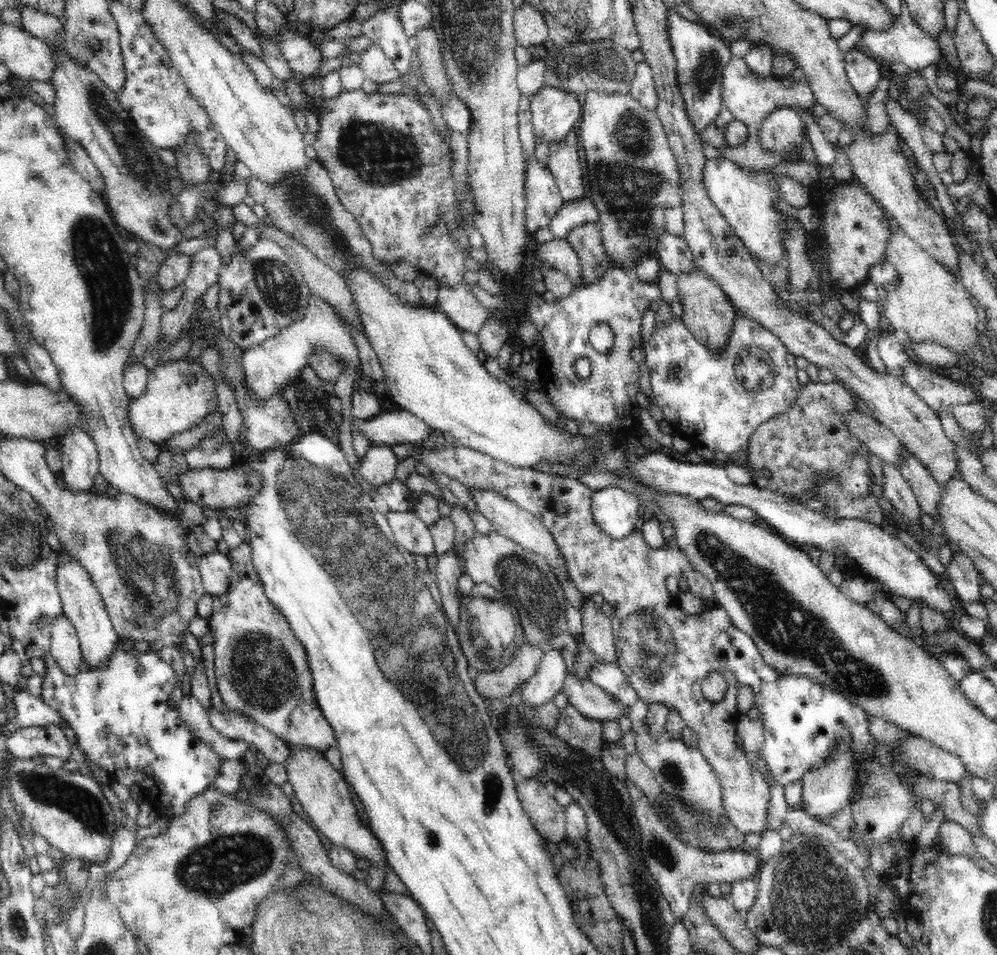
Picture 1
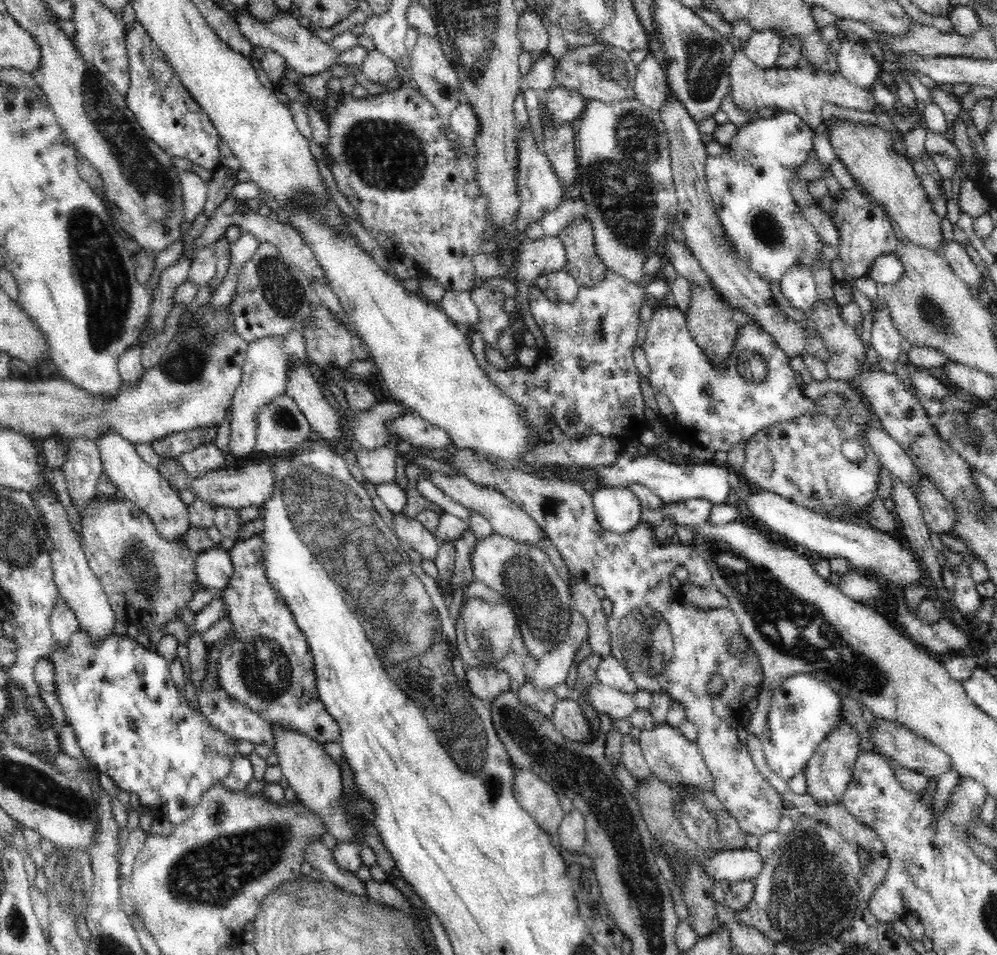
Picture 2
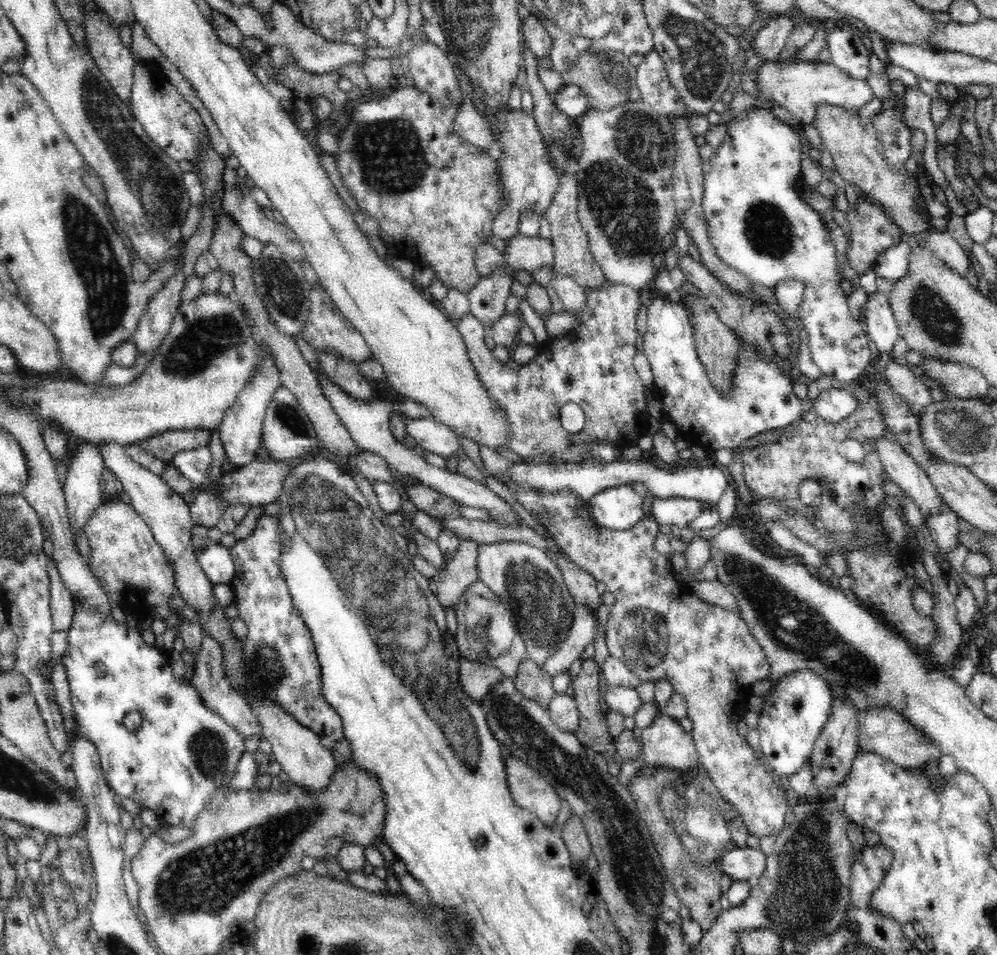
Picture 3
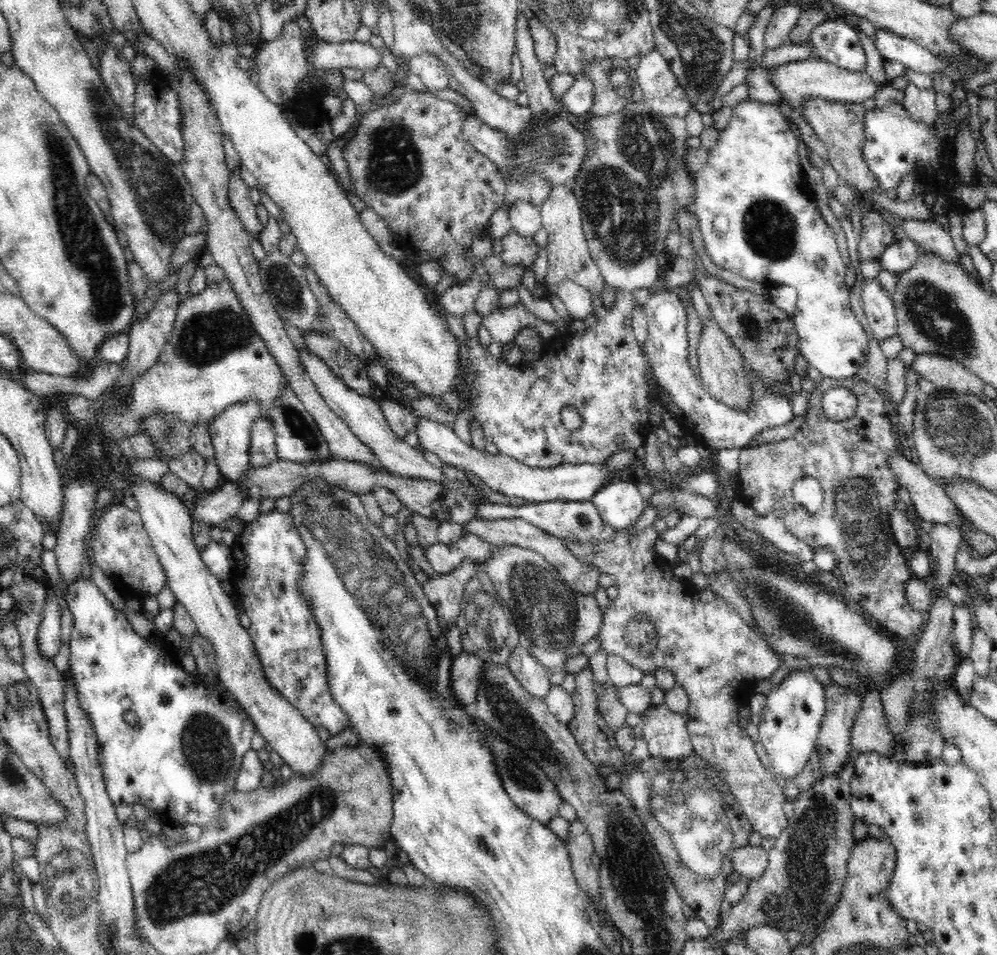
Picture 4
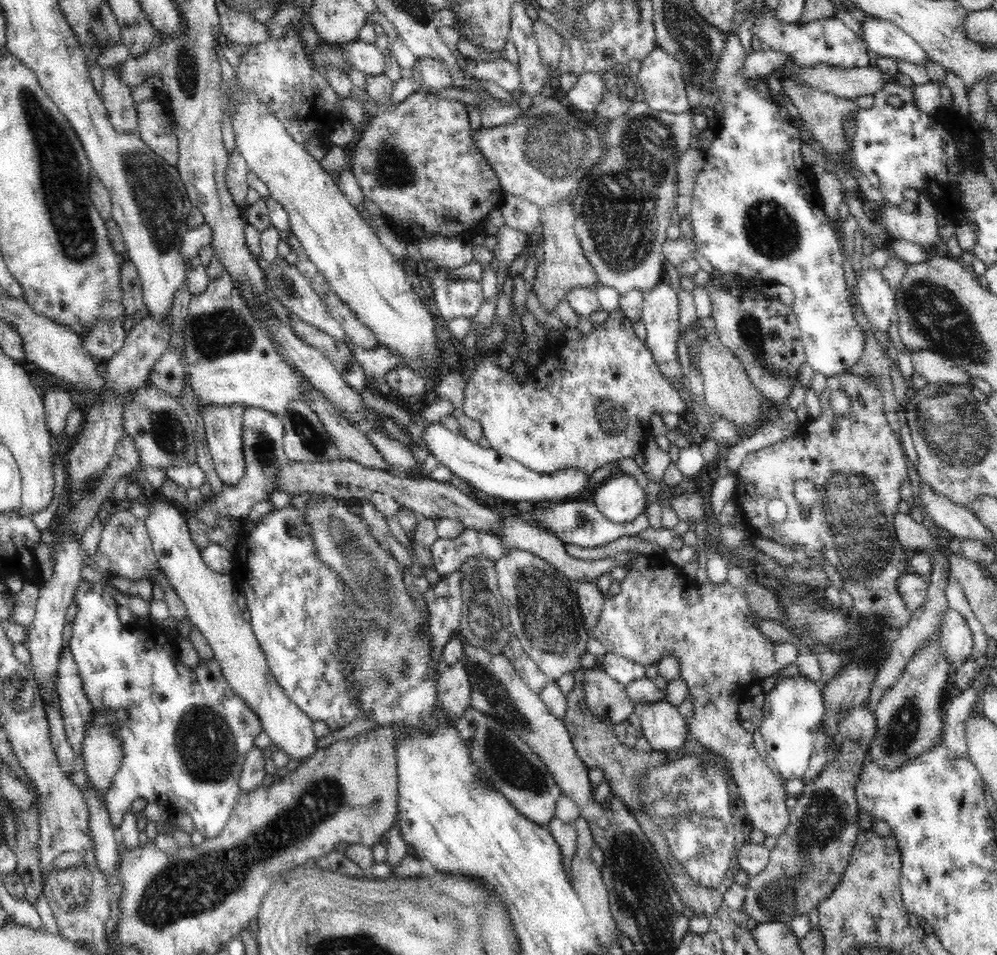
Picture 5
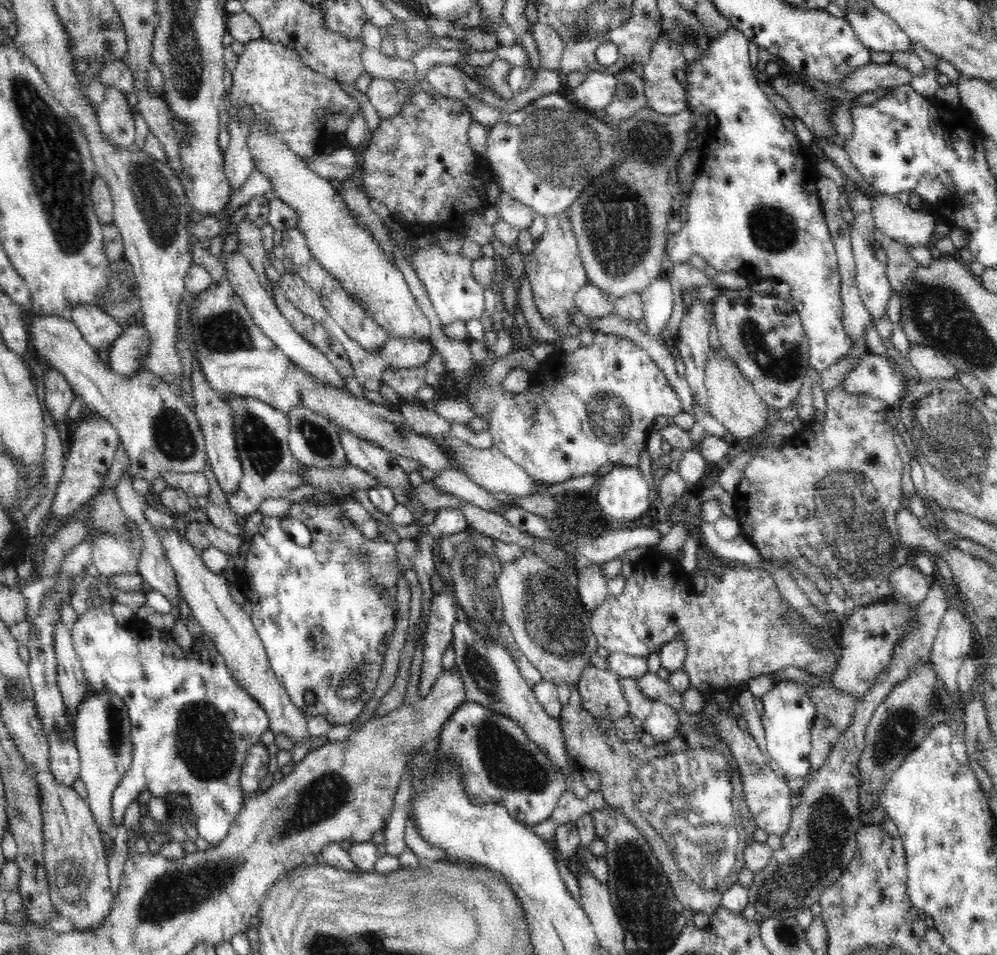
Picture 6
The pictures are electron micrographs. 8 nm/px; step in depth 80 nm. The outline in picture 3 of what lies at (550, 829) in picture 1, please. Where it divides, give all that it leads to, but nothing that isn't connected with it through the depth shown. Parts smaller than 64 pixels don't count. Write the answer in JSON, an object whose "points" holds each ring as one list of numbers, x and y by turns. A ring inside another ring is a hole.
{"points":[[506,750,504,757,508,788,516,804,552,828,562,804,554,787,536,770]]}

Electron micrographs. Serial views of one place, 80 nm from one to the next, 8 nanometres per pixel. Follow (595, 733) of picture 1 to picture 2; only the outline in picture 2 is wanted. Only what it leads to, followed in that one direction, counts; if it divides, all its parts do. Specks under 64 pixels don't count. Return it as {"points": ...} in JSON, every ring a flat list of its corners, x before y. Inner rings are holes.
{"points":[[575,697,557,699,554,705,551,721,556,729,573,742,594,742,590,739,589,724,582,714,579,703]]}

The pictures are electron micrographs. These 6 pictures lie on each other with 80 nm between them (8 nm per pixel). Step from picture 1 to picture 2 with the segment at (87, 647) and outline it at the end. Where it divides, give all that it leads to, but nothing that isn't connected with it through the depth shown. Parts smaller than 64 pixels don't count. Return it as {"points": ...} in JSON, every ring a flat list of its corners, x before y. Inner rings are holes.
{"points":[[47,489,42,493,32,495,32,501,36,502,37,509,43,516,44,525,48,528,49,538,53,542,53,551,51,552,51,565,53,568,53,579,57,585,61,599,65,601,78,626,80,632,89,636,91,648,98,648,104,640,108,640,114,628,115,616,109,605,107,597,97,582,96,575,88,566,88,559,85,558,76,536,70,528,70,523,66,519,66,513,62,502,58,500,58,494,54,495,54,489]]}

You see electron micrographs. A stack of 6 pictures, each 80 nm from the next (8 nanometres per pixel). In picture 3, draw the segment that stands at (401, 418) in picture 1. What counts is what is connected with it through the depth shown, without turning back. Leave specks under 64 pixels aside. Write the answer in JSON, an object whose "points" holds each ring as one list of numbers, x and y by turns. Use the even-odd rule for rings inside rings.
{"points":[[432,418,407,419,406,424,407,435,410,435,416,444,420,444,429,454,439,455,447,460,451,457,458,459,463,446,450,427]]}

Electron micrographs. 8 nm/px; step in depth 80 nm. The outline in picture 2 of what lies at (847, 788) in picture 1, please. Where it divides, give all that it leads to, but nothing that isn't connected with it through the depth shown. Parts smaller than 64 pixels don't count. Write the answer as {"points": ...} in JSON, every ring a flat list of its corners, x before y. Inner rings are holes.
{"points":[[848,723,836,729,820,746,816,747,815,754,811,756,810,762,804,768,805,782,808,785,806,793,822,807,836,805,836,798,846,792,858,756,860,742,858,732]]}

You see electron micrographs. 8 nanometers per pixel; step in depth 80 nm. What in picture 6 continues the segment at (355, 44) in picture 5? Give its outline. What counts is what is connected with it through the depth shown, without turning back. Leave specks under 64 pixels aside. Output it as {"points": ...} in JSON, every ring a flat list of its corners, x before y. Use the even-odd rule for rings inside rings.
{"points":[[366,47,363,49,361,58,362,68,372,78,384,80,412,80,416,74,416,64,410,60,382,54,380,49]]}

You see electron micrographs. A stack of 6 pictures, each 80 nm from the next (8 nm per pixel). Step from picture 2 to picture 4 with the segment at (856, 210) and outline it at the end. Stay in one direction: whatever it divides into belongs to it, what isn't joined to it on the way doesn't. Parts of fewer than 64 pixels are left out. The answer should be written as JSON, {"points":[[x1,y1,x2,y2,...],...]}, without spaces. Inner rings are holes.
{"points":[[868,210,864,214,862,230,864,234,858,244,858,250,865,264,878,259,886,251,886,246,897,240,892,226,888,225,876,210]]}

